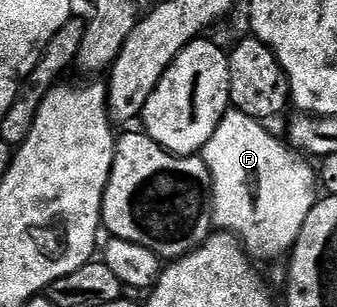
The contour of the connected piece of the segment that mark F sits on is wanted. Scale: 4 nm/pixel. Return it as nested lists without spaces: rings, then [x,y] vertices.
[[[228,110],[224,118],[220,118],[220,126],[212,130],[212,138],[208,138],[200,153],[212,178],[214,228],[238,237],[246,255],[258,262],[274,260],[282,255],[285,257],[293,249],[300,238],[300,230],[304,230],[304,221],[308,219],[308,214],[320,196],[315,169],[309,168],[305,164],[307,161],[292,150],[289,143],[281,139],[278,141],[266,128],[269,127],[261,120]]]

